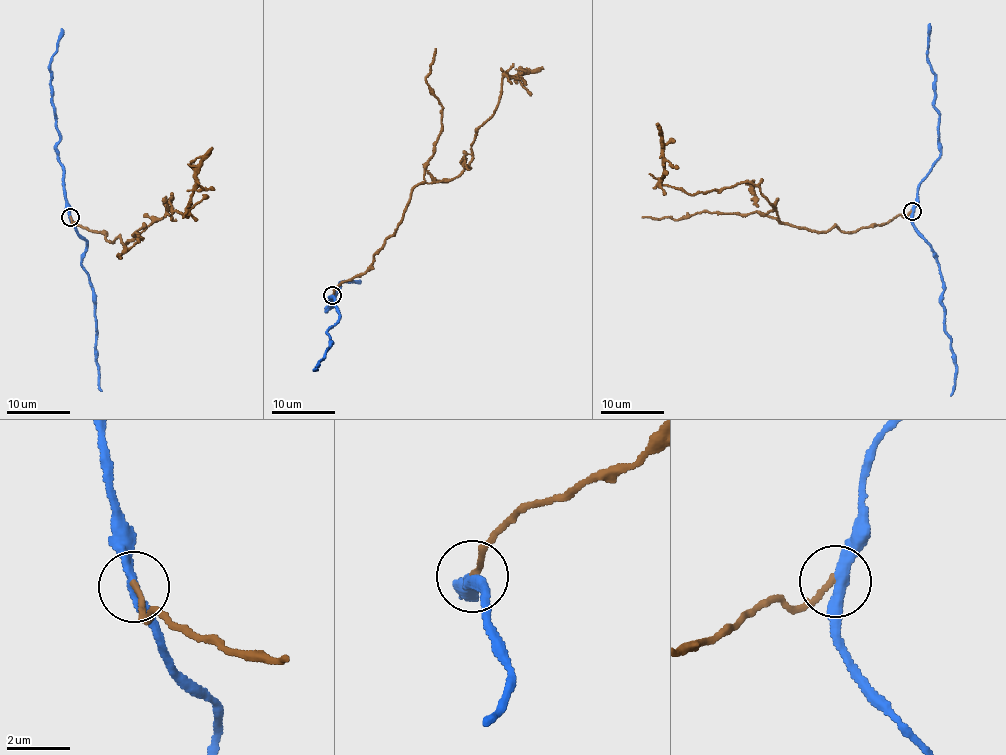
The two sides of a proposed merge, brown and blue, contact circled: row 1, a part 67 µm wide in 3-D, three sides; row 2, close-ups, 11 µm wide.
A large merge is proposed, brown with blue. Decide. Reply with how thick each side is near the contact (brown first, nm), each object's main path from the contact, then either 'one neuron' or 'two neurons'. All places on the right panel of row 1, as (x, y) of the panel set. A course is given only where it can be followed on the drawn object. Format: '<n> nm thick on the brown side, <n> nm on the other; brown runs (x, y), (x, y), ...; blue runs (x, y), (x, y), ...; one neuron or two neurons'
180 nm thick on the brown side, 320 nm on the other; brown runs (912, 211), (855, 231), (835, 227), (817, 231), (782, 222), (752, 184), (690, 194), (665, 186), (658, 122); blue runs (912, 211), (918, 185), (941, 153), (939, 112), (933, 105), (934, 72), (928, 61), (930, 23); two neurons

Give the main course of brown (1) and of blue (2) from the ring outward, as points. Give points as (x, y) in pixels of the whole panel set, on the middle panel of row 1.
1: (332, 296), (372, 263), (401, 220), (410, 191), (466, 169), (501, 79), (542, 68)
2: (332, 296), (331, 306), (325, 311), (332, 307), (340, 283), (359, 282)

